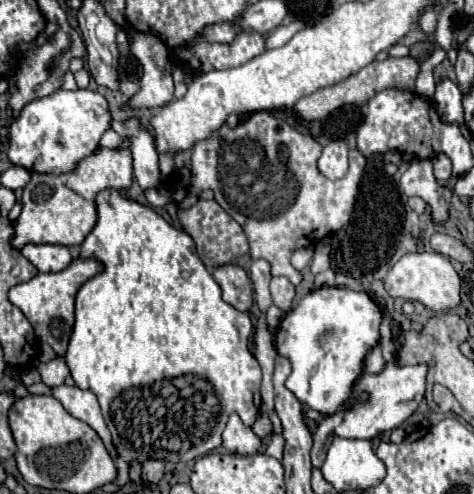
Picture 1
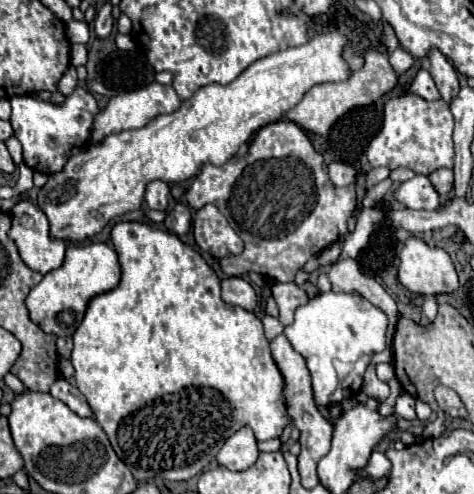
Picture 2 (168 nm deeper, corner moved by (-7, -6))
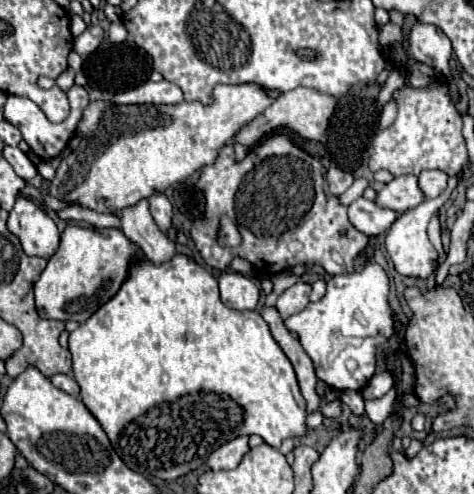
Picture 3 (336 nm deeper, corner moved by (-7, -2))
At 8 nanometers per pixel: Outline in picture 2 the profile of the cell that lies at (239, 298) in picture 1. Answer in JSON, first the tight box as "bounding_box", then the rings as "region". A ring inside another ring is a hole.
{"bounding_box":[221,278,257,312],"region":[[[225,278],[221,282],[221,290],[223,290],[223,300],[227,304],[241,306],[249,312],[253,312],[253,308],[257,306],[257,294],[253,286],[243,278]]]}

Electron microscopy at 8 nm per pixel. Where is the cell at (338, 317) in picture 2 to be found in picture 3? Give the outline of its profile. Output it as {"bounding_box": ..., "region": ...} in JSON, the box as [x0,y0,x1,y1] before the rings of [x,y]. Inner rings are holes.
{"bounding_box":[285,260,393,390],"region":[[[367,260],[359,272],[331,276],[327,292],[303,312],[285,320],[285,326],[299,338],[303,350],[315,364],[317,378],[335,390],[363,390],[375,372],[375,350],[393,334],[385,270]]]}

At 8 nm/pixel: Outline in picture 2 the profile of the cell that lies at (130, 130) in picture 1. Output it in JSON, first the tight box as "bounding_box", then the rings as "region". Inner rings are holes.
{"bounding_box":[145,180,169,210],"region":[[[153,180],[147,184],[145,188],[145,202],[151,210],[163,210],[167,208],[167,202],[169,200],[169,186],[161,180]]]}

